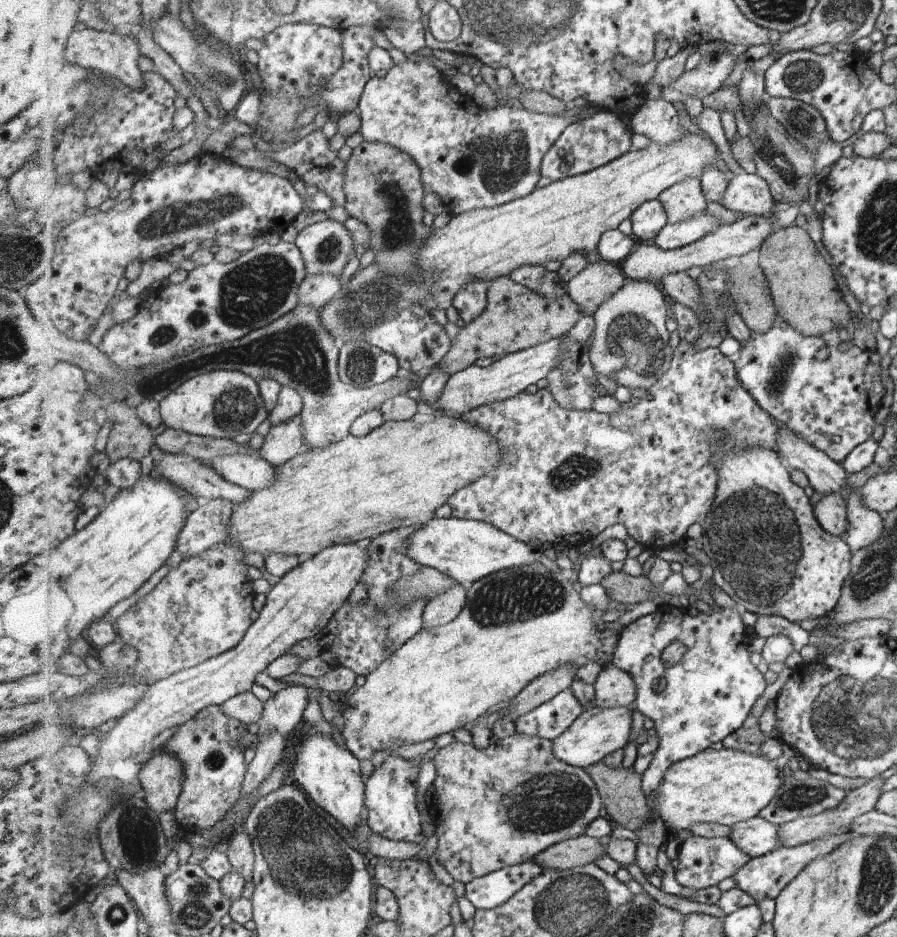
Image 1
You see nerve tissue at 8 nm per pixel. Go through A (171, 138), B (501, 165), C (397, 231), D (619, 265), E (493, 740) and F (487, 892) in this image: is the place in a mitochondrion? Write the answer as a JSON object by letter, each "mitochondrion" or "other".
{"A":"other","B":"mitochondrion","C":"mitochondrion","D":"other","E":"other","F":"other"}

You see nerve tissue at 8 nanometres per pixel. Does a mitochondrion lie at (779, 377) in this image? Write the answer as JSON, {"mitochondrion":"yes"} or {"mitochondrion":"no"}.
{"mitochondrion":"yes"}

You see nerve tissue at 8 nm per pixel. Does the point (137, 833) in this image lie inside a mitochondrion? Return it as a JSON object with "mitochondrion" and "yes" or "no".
{"mitochondrion":"yes"}

